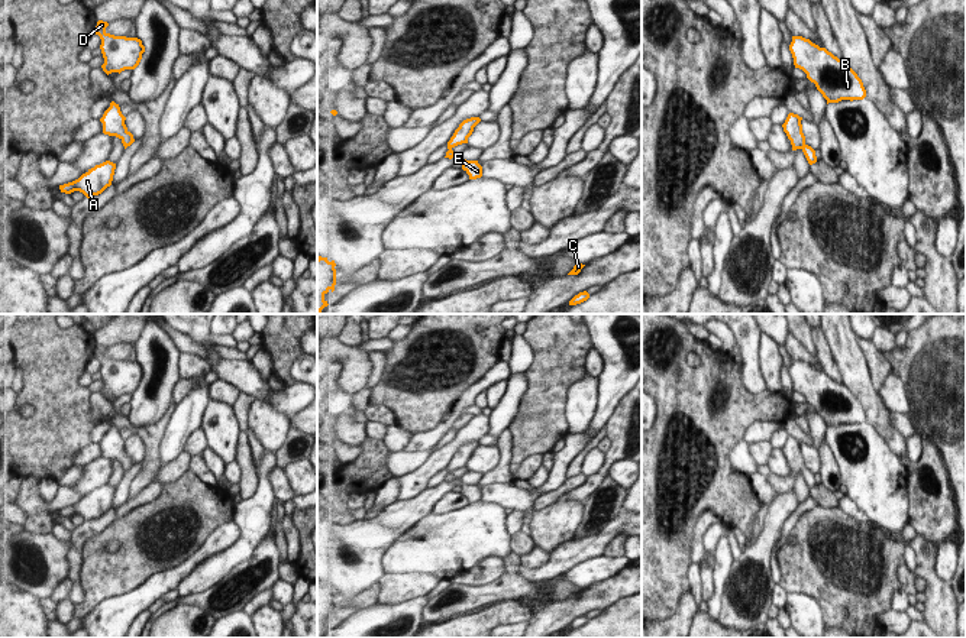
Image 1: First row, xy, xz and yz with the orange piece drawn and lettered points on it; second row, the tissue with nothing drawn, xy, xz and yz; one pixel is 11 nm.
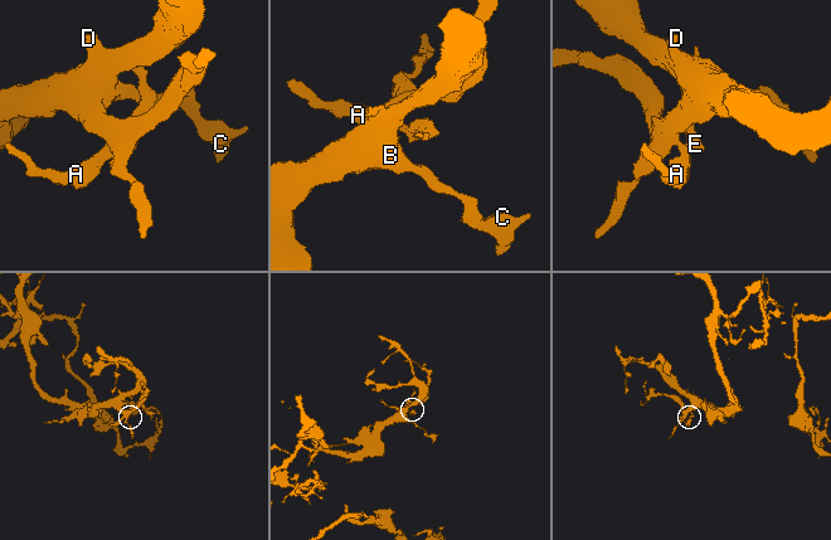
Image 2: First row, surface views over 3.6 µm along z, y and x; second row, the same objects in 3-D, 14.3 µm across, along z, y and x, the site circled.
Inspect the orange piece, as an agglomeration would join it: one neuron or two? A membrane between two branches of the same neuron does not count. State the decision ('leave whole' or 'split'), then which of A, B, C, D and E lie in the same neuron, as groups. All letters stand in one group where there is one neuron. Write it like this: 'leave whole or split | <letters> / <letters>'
leave whole | A B C D E

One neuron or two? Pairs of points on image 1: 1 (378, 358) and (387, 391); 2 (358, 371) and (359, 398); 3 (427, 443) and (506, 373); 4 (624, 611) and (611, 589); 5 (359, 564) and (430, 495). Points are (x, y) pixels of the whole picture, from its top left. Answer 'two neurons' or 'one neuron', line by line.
1: two neurons
2: two neurons
3: one neuron
4: two neurons
5: one neuron

